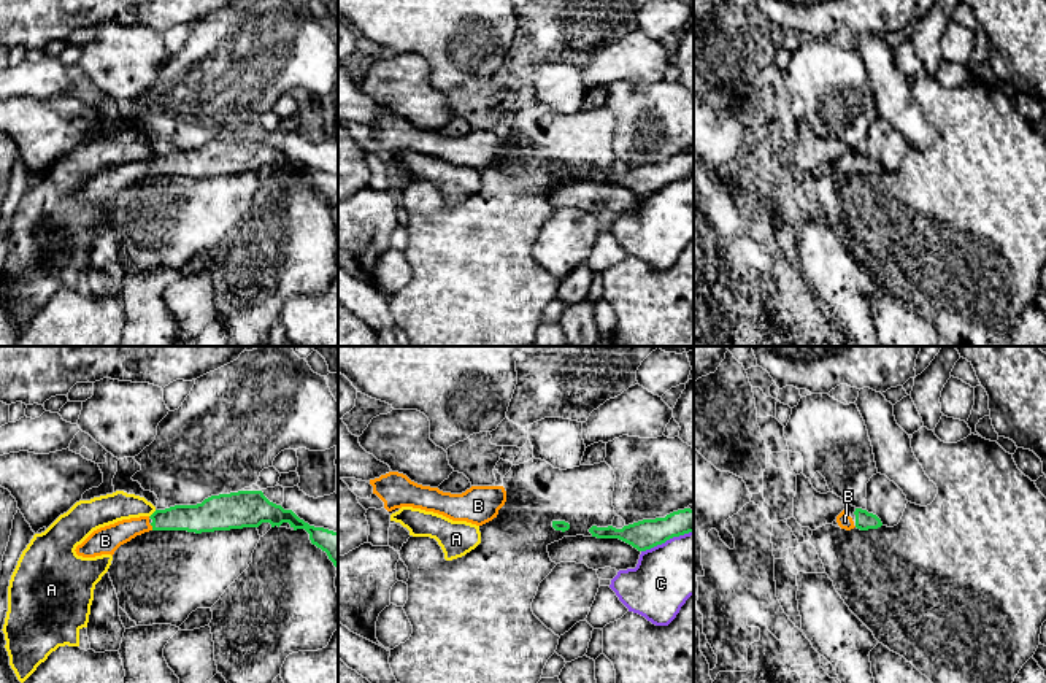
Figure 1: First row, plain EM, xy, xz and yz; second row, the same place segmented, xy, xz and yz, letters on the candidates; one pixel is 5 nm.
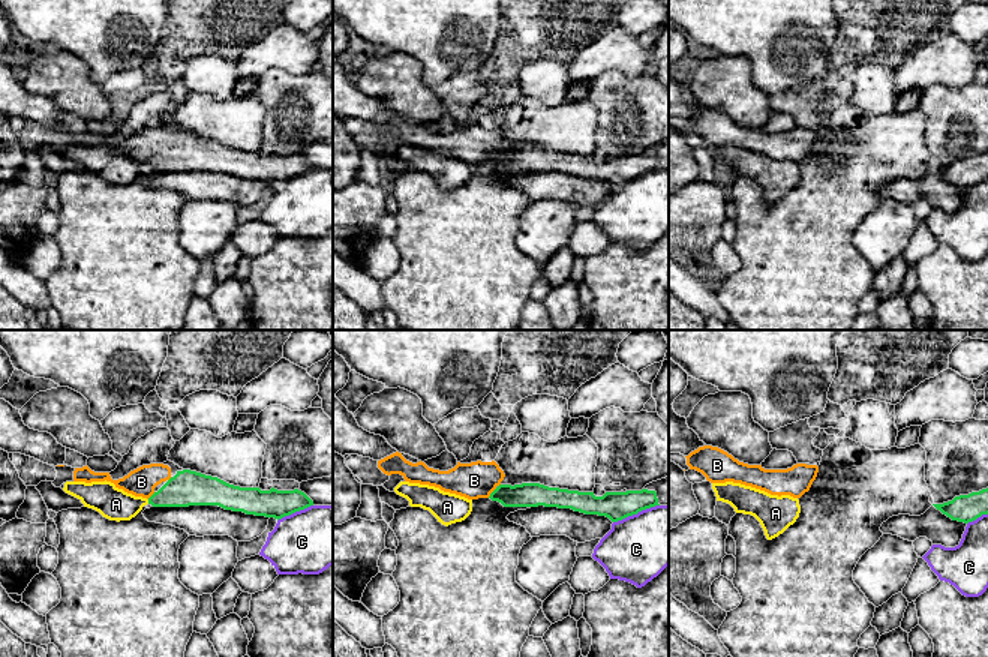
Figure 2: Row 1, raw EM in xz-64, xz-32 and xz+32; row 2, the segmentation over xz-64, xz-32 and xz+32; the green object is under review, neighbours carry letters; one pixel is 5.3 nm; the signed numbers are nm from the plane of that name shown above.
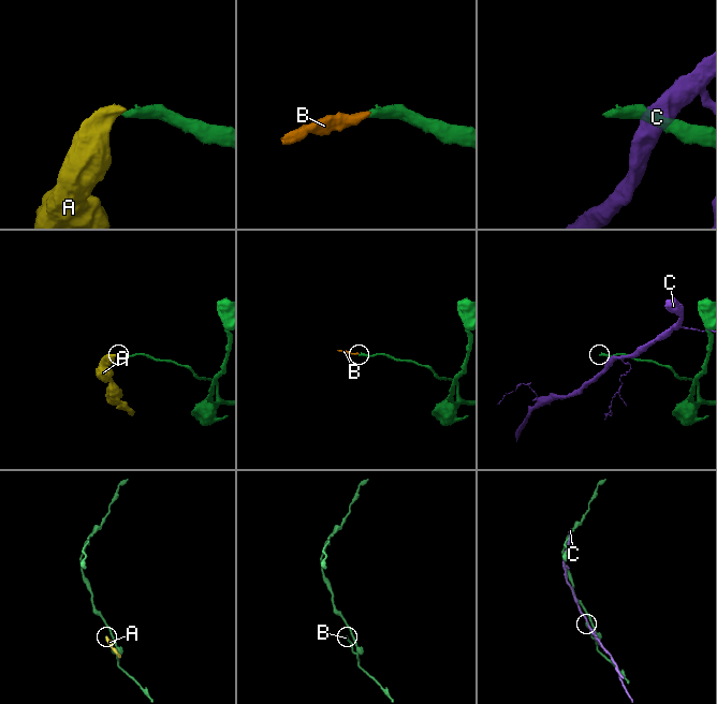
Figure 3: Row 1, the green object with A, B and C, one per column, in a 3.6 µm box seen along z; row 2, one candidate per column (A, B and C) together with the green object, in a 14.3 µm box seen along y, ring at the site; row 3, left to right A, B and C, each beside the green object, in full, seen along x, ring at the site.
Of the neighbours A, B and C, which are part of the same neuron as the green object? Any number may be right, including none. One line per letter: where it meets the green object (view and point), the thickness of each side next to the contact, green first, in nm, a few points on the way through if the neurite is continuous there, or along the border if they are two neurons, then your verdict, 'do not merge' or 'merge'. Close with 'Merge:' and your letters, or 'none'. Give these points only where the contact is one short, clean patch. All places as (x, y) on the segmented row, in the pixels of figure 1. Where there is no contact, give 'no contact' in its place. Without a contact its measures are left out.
A: xy (153, 513) | 150/150 nm | along xy (156, 510), (149, 517) | do not merge
B: xy (153, 528) | 150/140 nm | across xy (199, 518), (162, 520), (153, 528), (130, 528), (105, 540) | merge
C: xz (667, 539) | 150/320 nm | along xz (692, 531), (673, 536), (642, 551) | do not merge
Merge: B

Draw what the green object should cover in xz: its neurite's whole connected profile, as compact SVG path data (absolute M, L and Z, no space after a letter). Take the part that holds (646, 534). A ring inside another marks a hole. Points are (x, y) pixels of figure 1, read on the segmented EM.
M684 508L667 515L665 518L643 519L622 529L613 526L589 529L597 538L619 538L638 551L651 550L673 537L694 532L694 510Z

